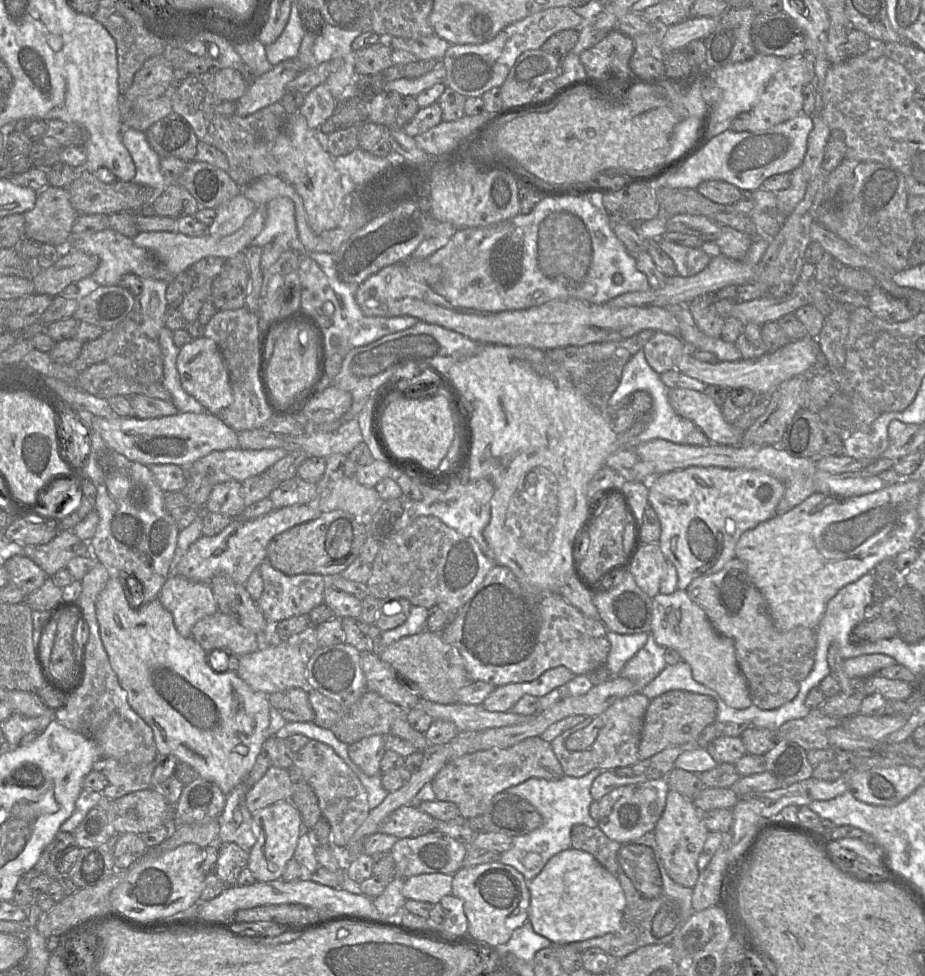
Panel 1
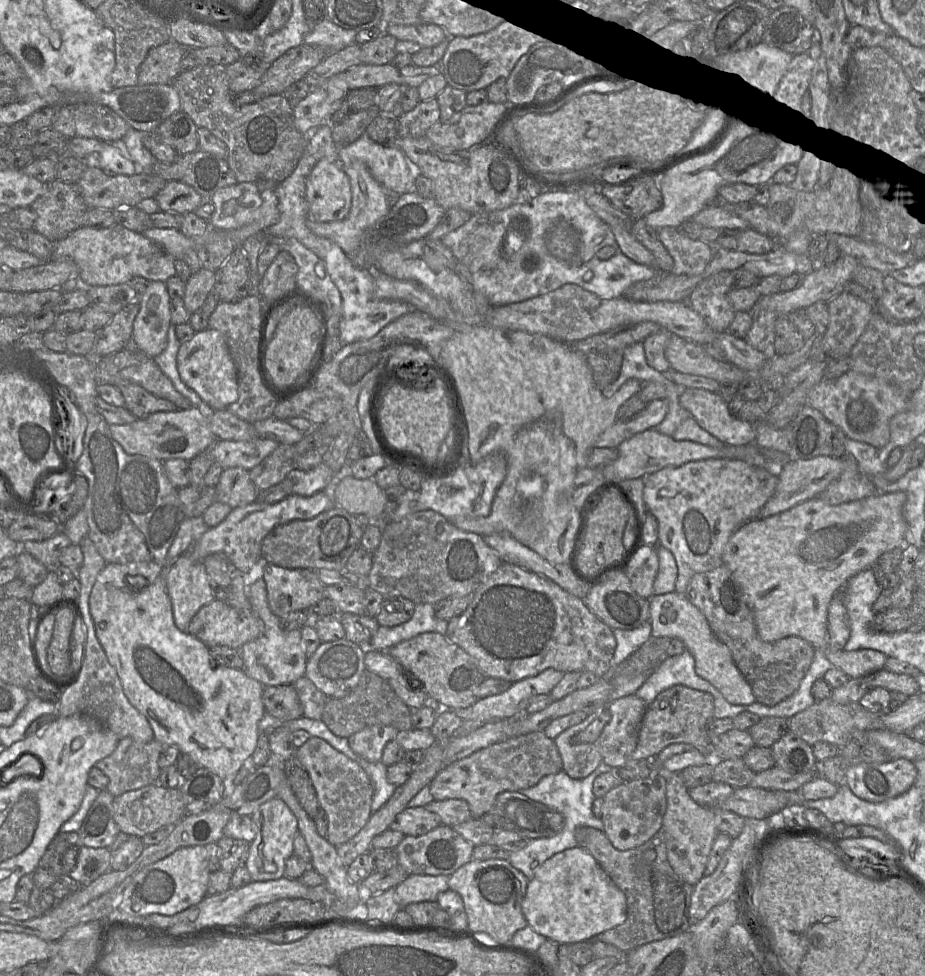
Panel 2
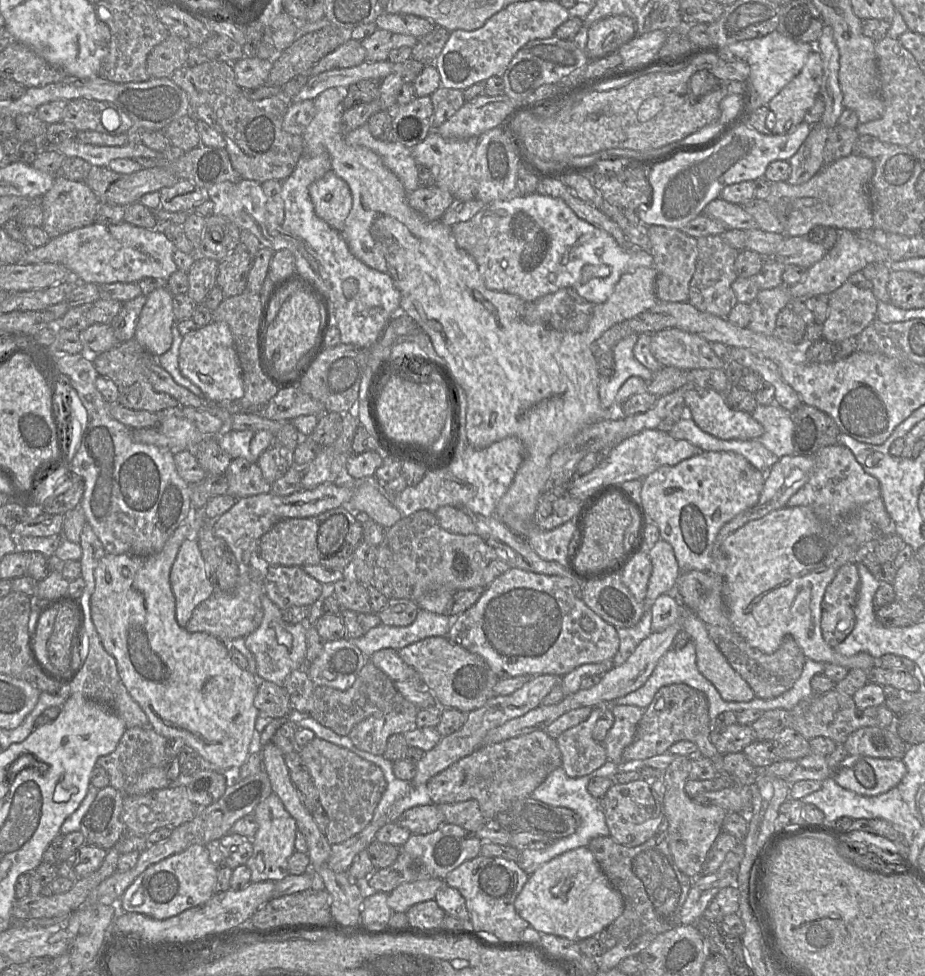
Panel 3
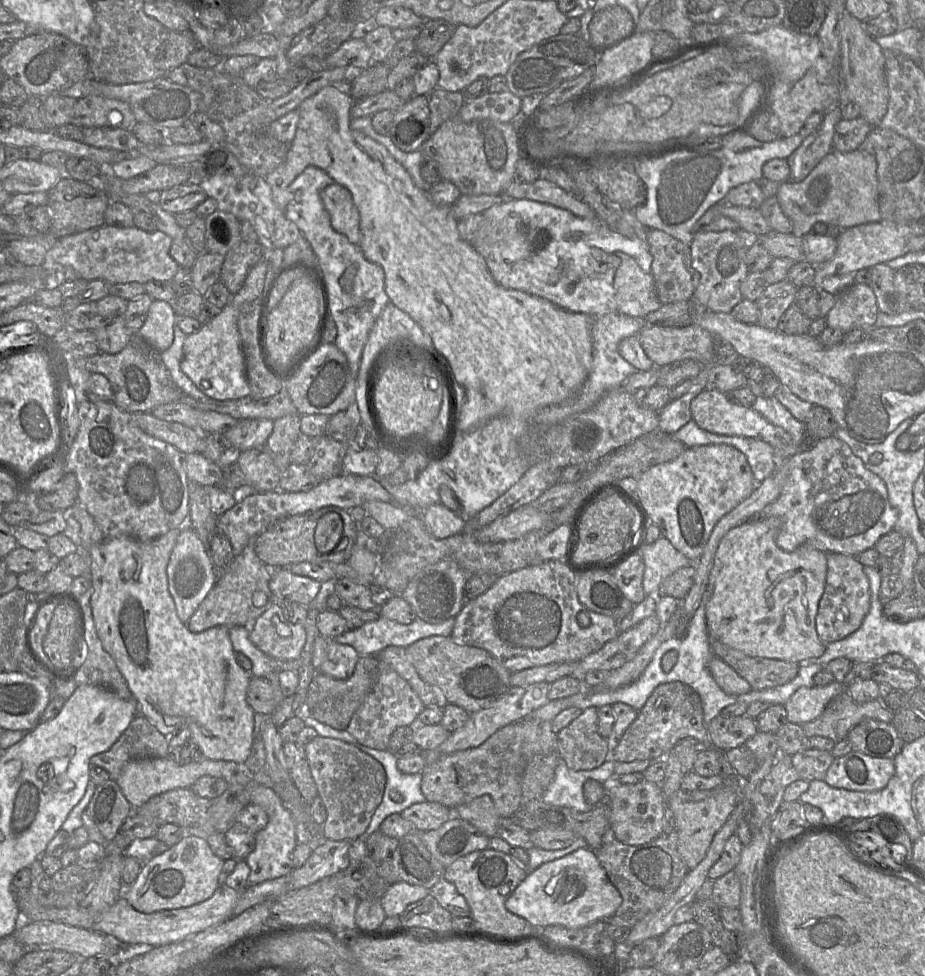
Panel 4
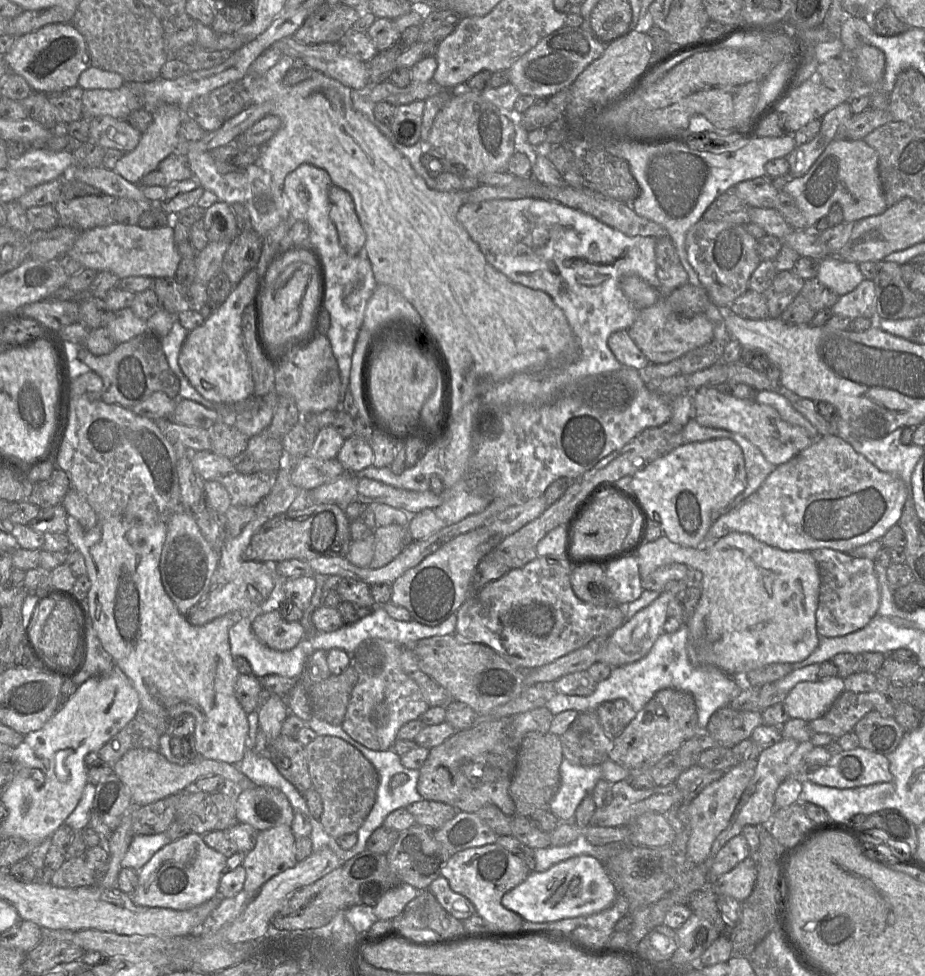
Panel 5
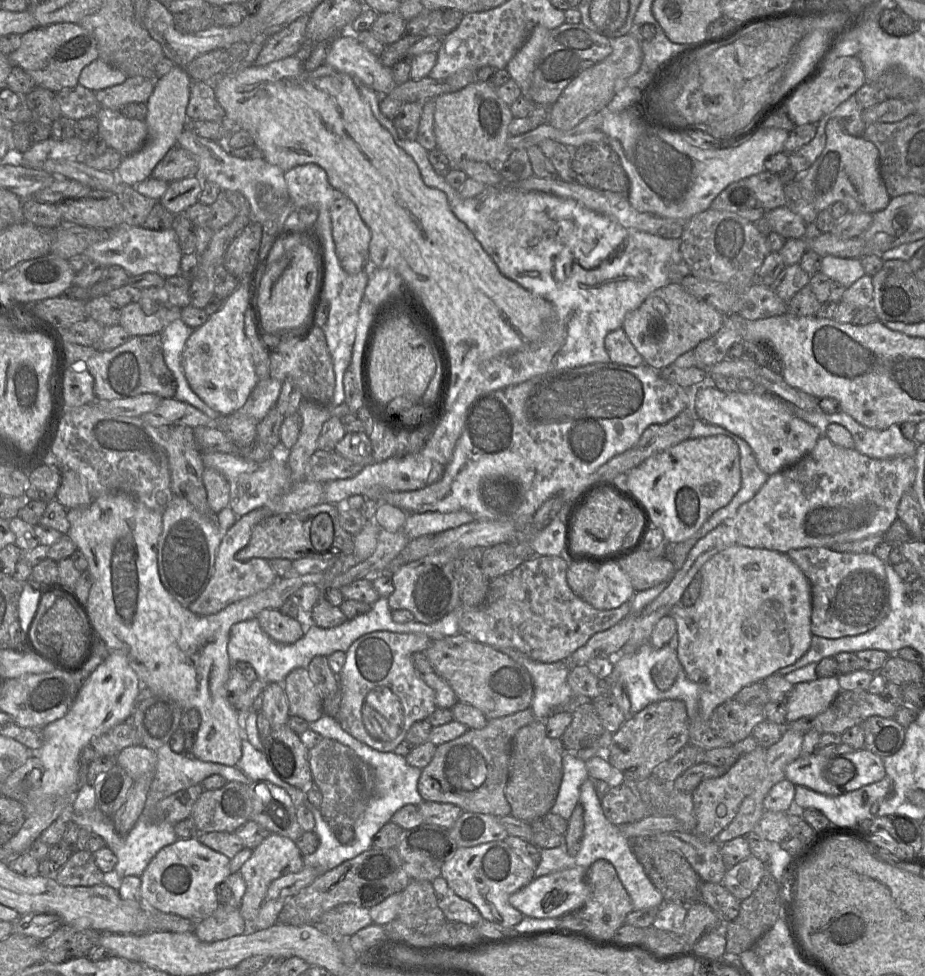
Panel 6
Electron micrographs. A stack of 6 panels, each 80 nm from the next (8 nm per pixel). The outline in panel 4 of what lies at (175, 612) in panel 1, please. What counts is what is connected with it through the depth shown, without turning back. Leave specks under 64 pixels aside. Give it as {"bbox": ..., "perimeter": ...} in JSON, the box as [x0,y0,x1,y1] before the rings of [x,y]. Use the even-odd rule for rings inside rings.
{"bbox":[166,525,217,624],"perimeter":[[[189,525],[181,528],[166,570],[169,592],[173,597],[178,617],[187,624],[217,580],[217,573],[203,542]]]}

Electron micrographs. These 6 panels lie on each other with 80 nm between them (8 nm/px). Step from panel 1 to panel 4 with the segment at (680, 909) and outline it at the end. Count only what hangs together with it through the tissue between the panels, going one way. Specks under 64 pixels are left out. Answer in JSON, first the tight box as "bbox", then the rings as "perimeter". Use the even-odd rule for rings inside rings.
{"bbox":[595,808,689,930],"perimeter":[[[667,808],[662,831],[652,841],[642,845],[628,845],[612,839],[604,842],[595,853],[608,878],[622,896],[620,907],[607,921],[629,930],[647,914],[663,905],[689,871],[678,852],[676,822]]]}

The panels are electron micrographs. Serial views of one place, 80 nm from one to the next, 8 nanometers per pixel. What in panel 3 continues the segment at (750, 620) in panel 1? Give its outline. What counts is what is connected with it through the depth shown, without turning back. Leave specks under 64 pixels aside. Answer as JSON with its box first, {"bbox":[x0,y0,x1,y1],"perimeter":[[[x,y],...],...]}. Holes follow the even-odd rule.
{"bbox":[673,570,807,698],"perimeter":[[[690,570],[680,573],[673,595],[693,611],[705,624],[709,636],[726,657],[729,664],[749,684],[755,697],[777,698],[794,686],[807,660],[795,639],[787,635],[773,653],[752,647],[734,628],[723,598],[723,577],[715,571]]]}

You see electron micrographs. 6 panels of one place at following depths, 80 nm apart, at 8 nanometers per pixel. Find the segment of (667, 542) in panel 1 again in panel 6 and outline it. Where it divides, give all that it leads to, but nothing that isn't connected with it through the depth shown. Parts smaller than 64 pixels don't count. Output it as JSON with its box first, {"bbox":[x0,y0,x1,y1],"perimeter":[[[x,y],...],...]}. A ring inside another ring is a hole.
{"bbox":[627,435,741,543],"perimeter":[[[725,435],[688,438],[659,452],[627,473],[628,490],[646,507],[665,540],[678,543],[693,536],[741,486],[739,447]]]}

